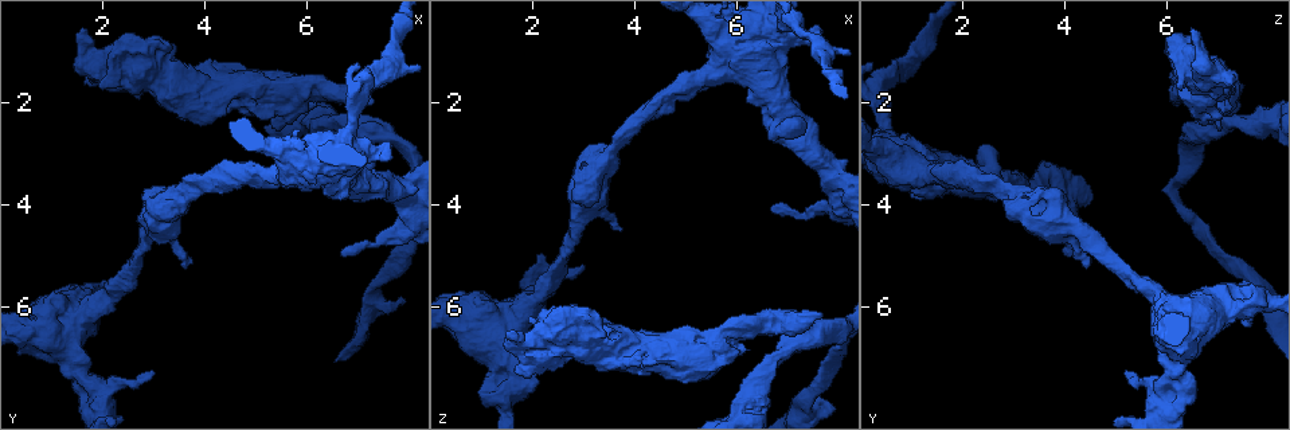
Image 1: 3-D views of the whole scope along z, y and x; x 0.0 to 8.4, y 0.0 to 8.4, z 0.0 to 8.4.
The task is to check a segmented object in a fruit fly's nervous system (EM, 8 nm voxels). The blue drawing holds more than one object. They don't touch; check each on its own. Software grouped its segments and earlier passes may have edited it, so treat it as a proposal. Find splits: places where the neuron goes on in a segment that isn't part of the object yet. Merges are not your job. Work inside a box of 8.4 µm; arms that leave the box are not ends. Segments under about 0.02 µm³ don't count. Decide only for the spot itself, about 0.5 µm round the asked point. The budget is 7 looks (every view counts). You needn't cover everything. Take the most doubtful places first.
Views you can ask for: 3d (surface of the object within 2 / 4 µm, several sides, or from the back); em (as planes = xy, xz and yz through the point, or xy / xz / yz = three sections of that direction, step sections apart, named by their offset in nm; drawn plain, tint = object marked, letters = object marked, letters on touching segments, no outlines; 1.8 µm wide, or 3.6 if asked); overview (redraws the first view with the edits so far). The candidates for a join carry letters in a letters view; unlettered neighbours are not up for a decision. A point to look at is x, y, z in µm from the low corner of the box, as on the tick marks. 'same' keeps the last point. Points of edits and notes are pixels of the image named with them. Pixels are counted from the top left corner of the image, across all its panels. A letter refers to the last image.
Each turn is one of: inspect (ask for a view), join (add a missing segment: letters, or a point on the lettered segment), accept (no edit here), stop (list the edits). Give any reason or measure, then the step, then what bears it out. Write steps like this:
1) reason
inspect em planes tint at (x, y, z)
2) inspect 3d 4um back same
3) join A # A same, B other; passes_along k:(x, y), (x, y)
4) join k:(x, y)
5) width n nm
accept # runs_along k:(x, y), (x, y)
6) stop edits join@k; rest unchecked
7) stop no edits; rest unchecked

branch stops here
inspect 3d 4um back at (7.70, 3.05, 0.55)

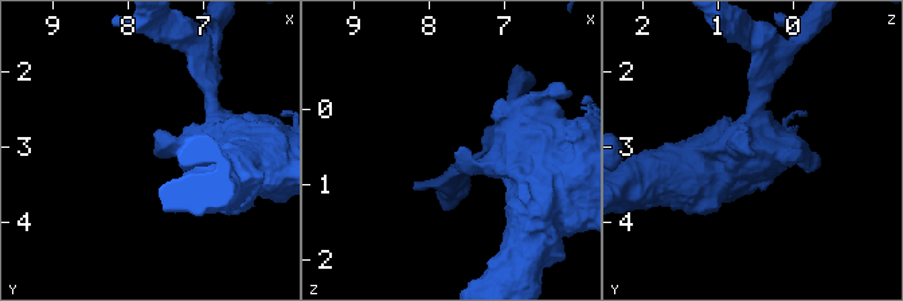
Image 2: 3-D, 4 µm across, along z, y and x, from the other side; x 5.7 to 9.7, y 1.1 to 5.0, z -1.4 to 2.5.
inspect em planes letters at (7.65, 3.10, 0.60)

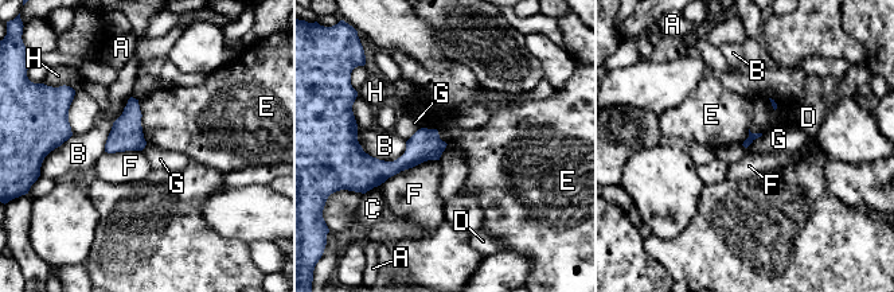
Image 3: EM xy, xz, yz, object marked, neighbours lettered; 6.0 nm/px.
accept # A other, B other, C other, D other, E other, F other, G other, H other; border 3:(762, 135), (745, 148); none of them fits

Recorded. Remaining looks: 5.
calibre changes
inspect 3d 4um back at (6.30, 2.40, 7.90)

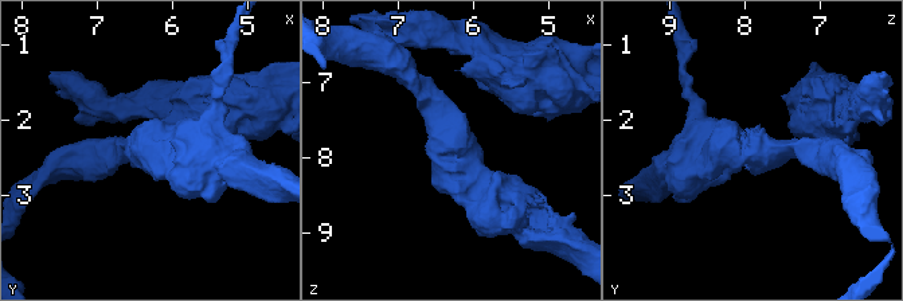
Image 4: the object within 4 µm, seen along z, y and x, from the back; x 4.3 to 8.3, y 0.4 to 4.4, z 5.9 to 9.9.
inspect em 3.6um xz step 4 letters at (6.30, 2.35, 7.85)

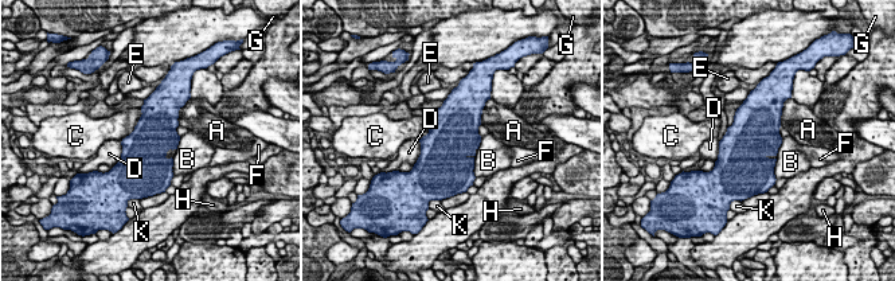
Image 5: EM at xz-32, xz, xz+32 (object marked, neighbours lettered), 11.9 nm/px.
inspect em 3.6um planes letters same

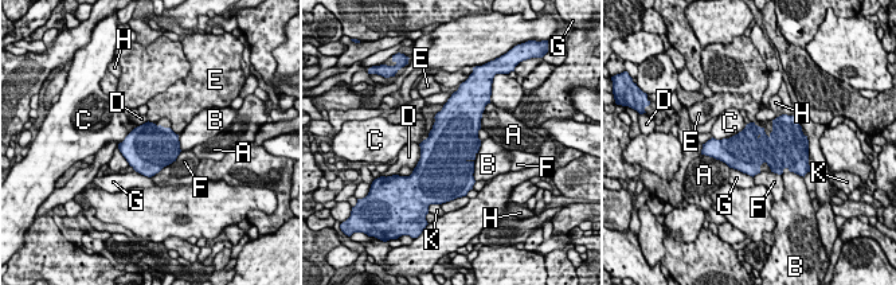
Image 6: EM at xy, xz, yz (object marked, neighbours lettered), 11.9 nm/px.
accept # A other, B other, C other, D other, E other, F other, G other, H other, K other; border 6:(747, 124), (728, 137), (712, 137); no lettered segment goes on from it

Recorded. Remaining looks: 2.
abrupt turn
inspect 3d 4um at (5.90, 3.15, 0.75)

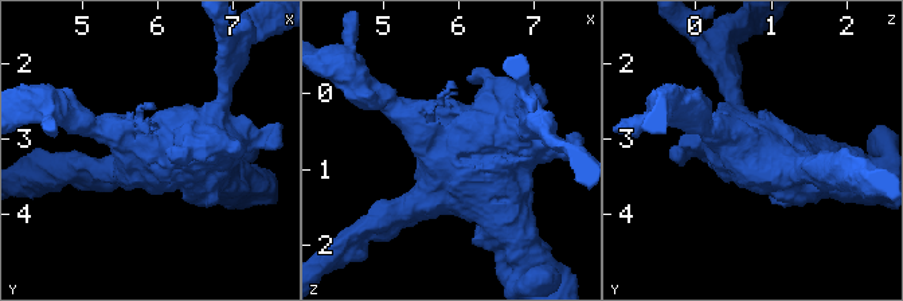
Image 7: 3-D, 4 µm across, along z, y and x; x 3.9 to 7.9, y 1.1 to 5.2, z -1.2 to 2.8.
now the EM
inspect em 3.6um planes letters at (5.95, 3.20, 0.70)

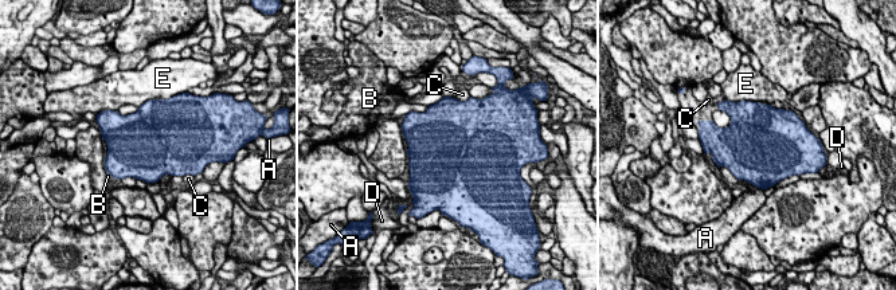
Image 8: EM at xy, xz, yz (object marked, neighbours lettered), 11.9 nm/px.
accept # A other, B other, C other, D other, E other; none of them fits

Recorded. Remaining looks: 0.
stop no edits; rest unchecked

